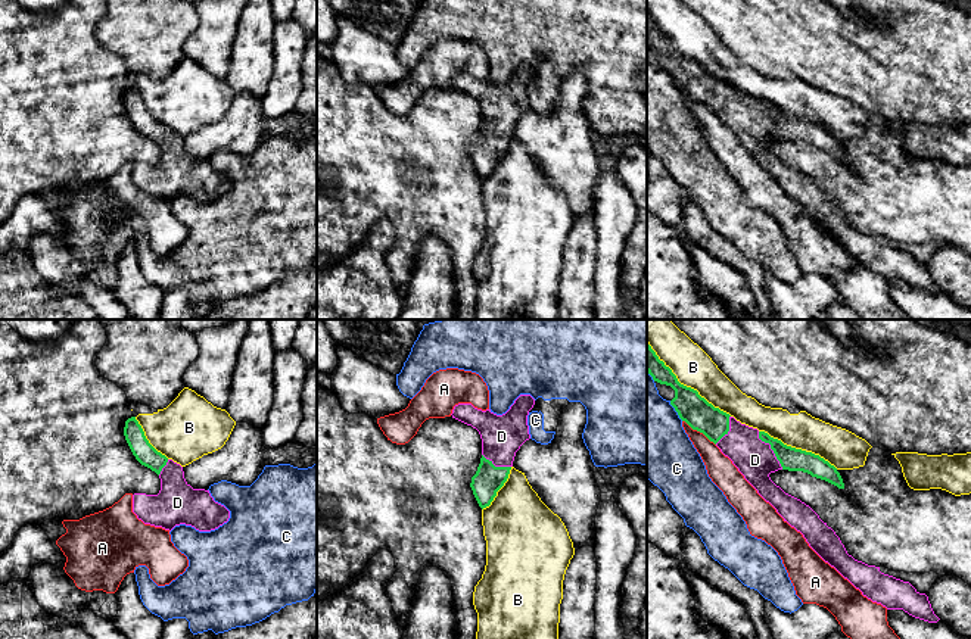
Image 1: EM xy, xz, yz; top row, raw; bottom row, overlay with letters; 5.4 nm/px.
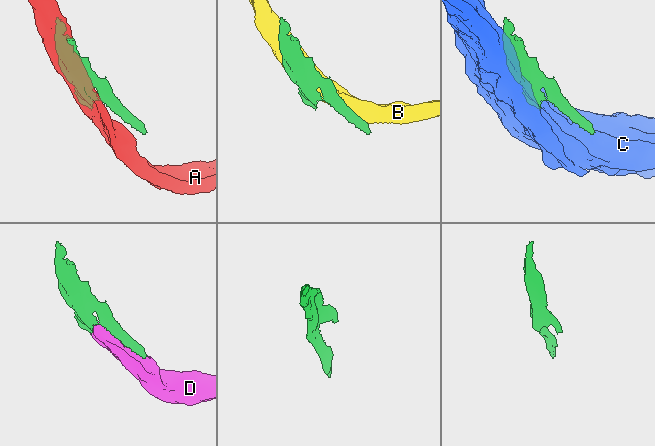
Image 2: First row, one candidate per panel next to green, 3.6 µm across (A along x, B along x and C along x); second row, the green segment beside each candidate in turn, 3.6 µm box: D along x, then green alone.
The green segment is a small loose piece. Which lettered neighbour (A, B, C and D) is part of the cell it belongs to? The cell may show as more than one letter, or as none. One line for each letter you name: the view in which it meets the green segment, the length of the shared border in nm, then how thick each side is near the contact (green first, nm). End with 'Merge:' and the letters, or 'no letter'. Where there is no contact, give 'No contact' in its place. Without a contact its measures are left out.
D: Touches green in yz. Shared border 240 nm. Thickness 130 nm (green) against 220 nm
Merge: D

